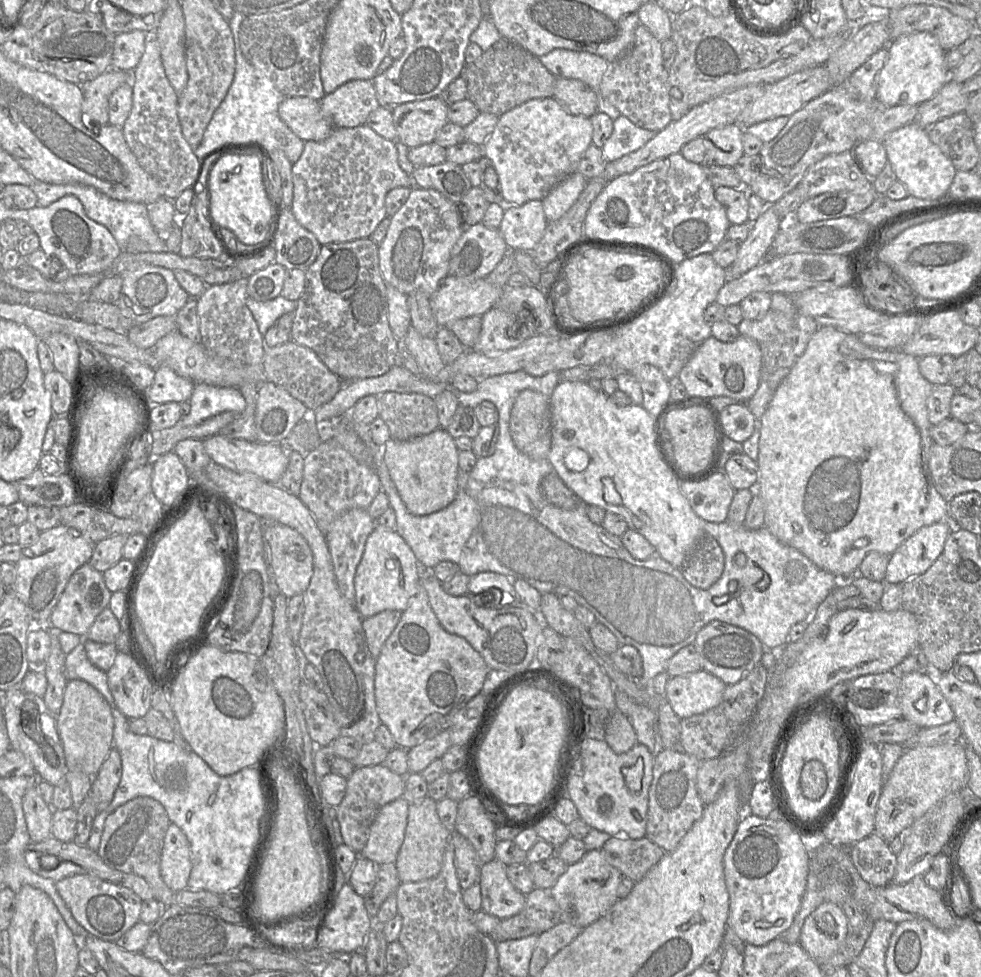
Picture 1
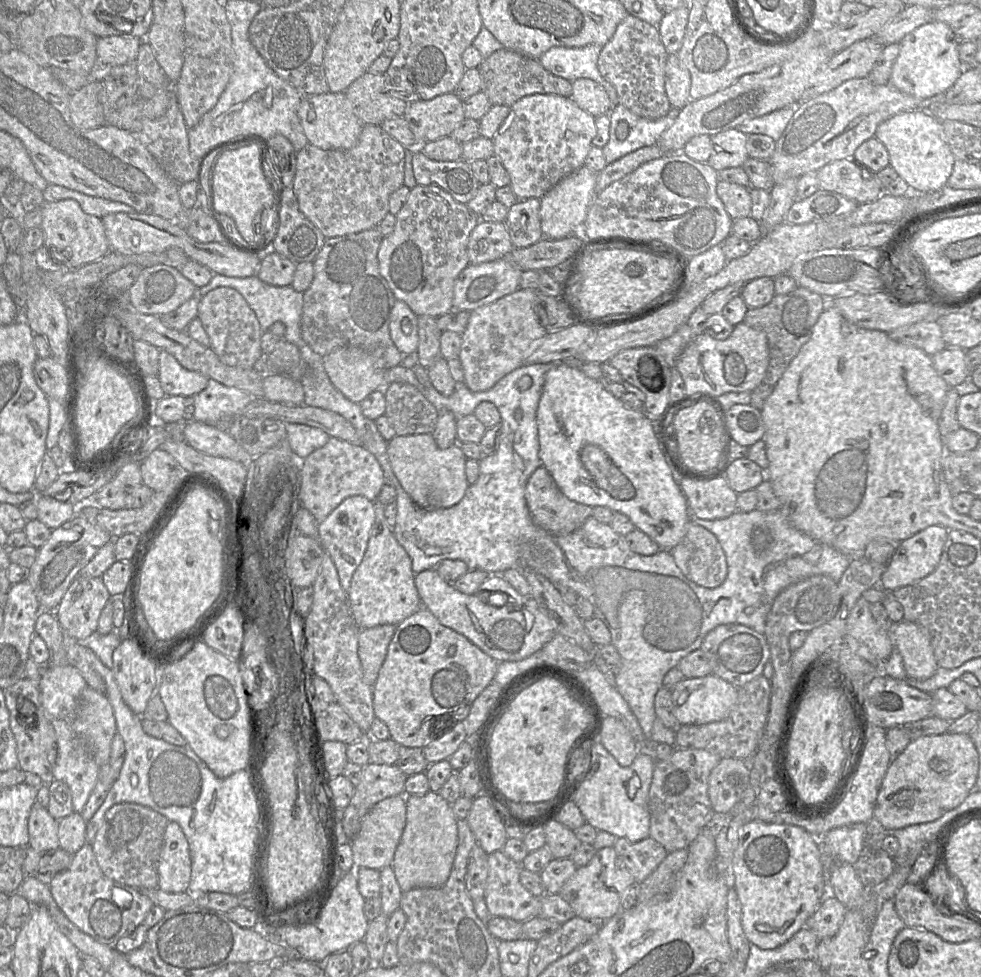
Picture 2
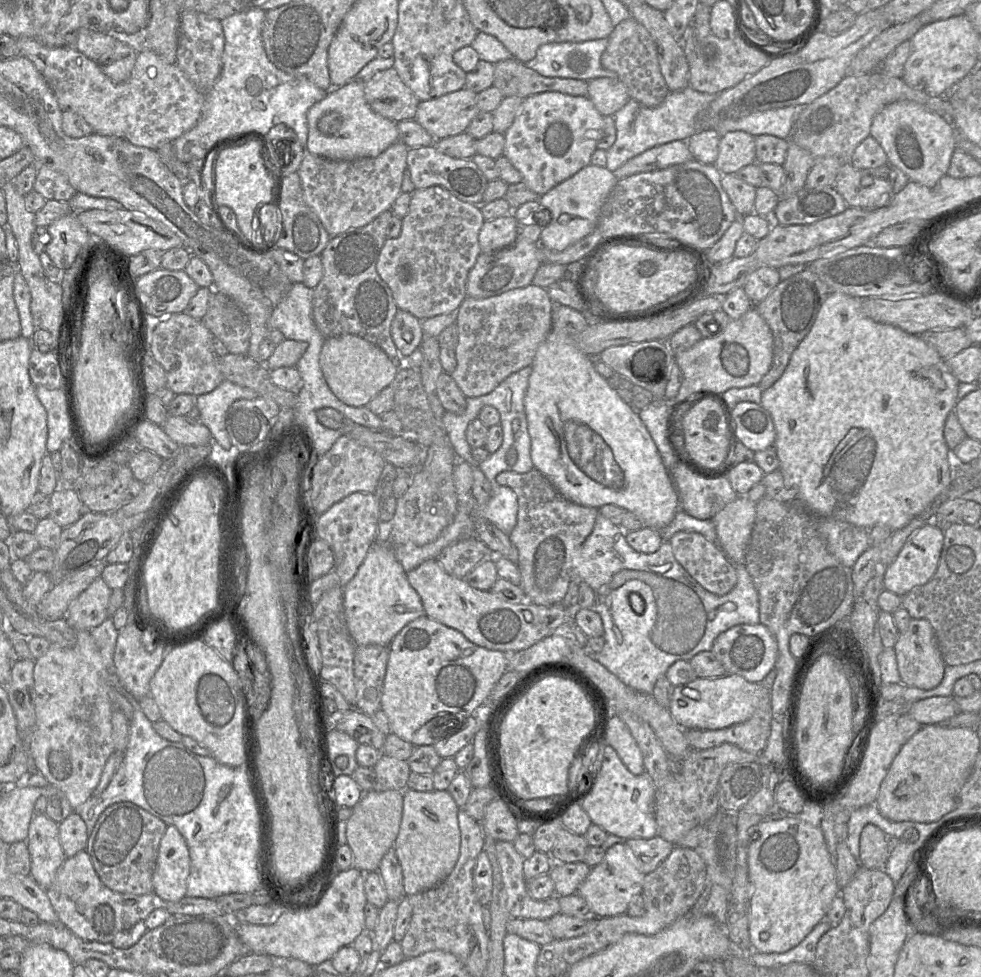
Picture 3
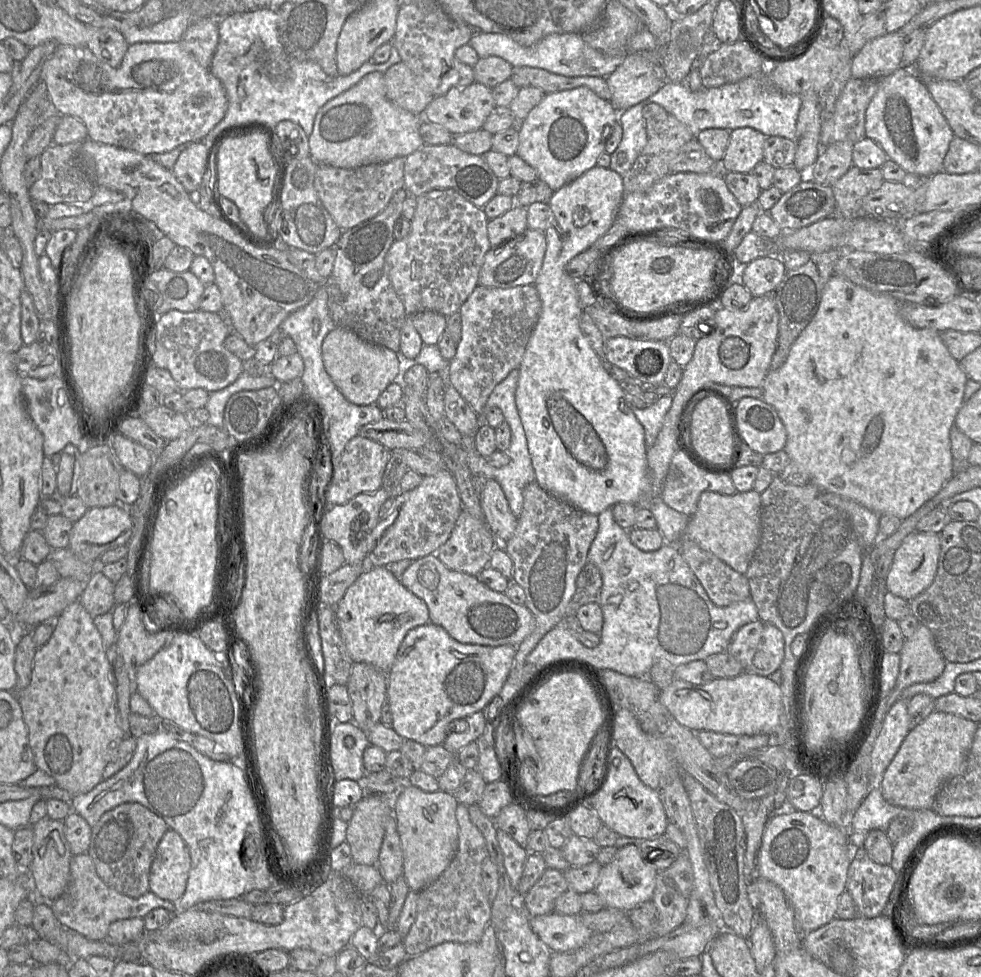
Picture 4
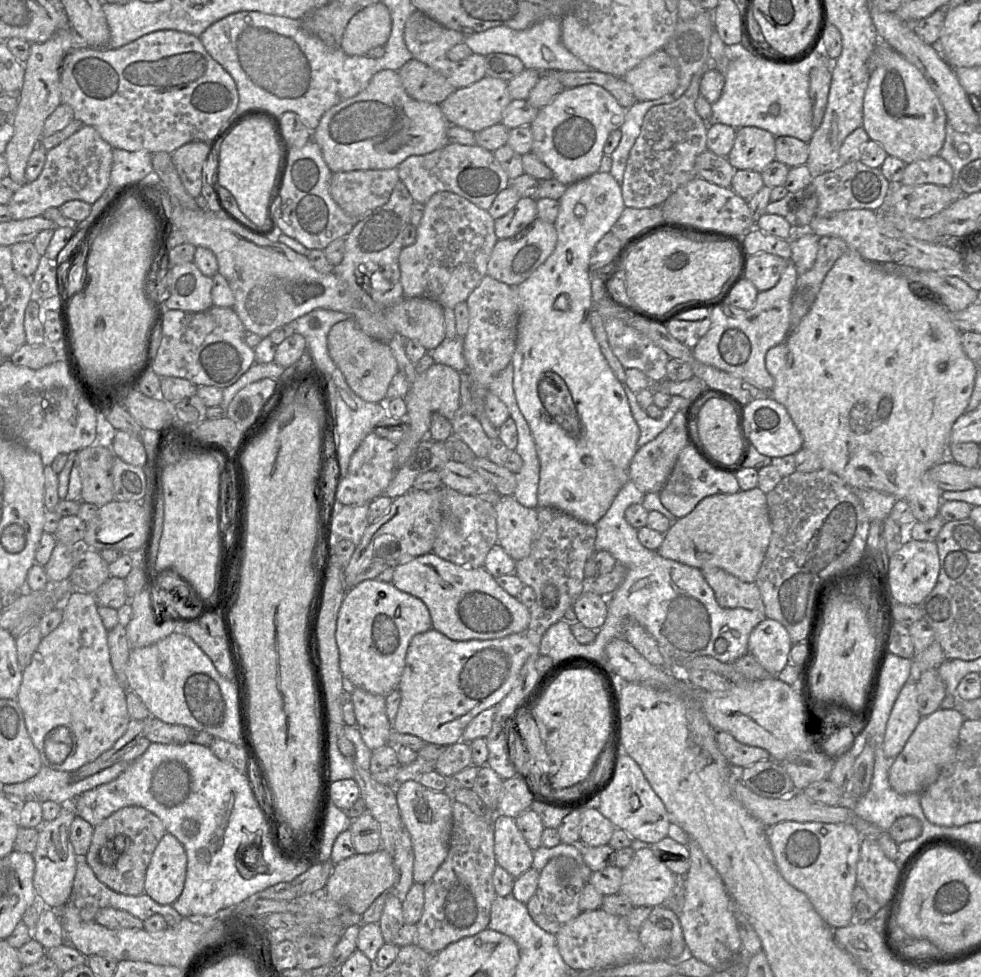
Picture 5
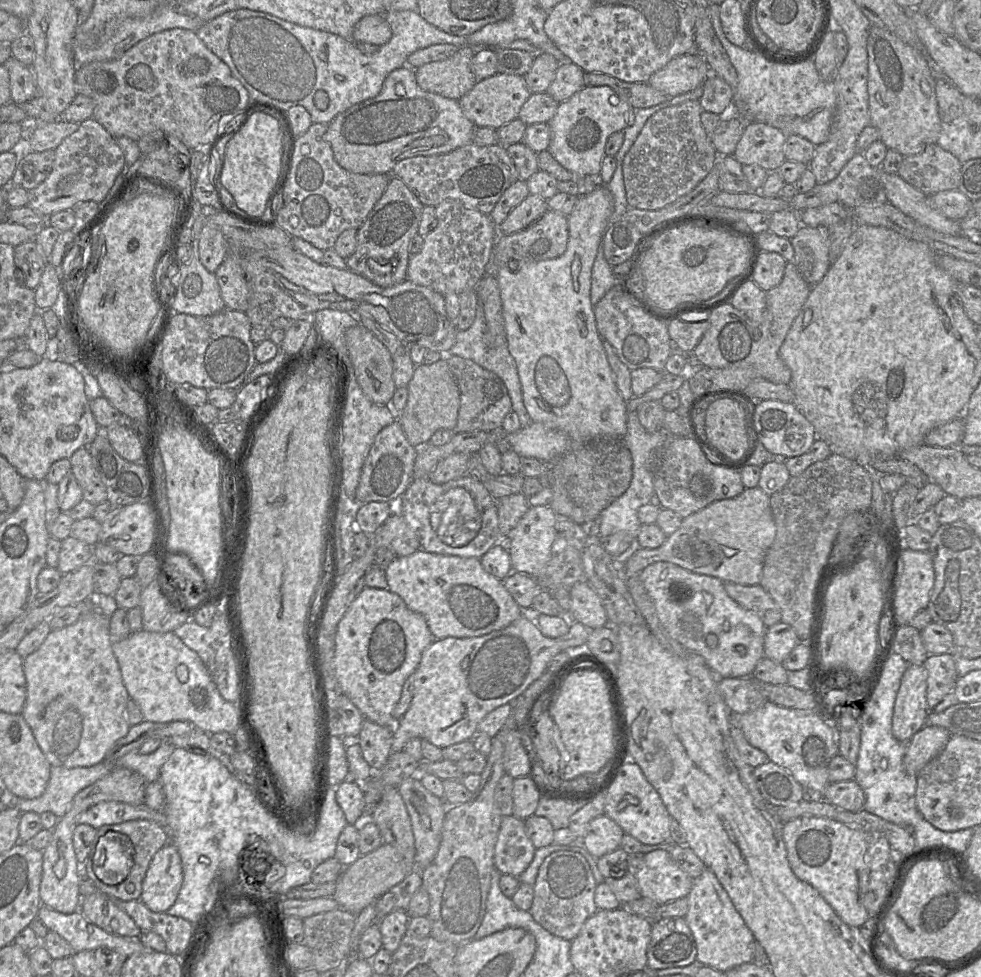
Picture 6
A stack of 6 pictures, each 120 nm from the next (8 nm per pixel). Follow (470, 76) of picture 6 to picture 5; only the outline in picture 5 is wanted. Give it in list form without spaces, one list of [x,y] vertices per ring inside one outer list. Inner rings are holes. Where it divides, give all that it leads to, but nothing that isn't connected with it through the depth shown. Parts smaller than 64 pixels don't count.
[[[416,59],[397,72],[406,93],[418,101],[440,104],[456,90],[443,75]]]

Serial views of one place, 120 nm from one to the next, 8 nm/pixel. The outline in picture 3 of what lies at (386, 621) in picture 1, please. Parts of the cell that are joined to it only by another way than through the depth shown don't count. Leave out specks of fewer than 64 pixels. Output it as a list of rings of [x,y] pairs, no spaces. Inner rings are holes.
[[[356,646],[354,654],[354,707],[372,716],[380,709],[389,646]]]

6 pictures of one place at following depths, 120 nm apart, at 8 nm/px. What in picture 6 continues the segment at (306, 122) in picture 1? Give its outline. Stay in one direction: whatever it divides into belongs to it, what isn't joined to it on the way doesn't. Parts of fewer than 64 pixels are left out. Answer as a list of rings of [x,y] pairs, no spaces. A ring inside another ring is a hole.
[[[404,66],[392,71],[384,80],[380,93],[368,100],[358,103],[339,113],[329,124],[325,134],[325,140],[330,144],[336,162],[344,169],[359,174],[391,174],[394,166],[402,159],[414,156],[432,156],[448,153],[458,147],[472,142],[475,125],[464,115],[458,100],[446,98],[436,93],[424,91],[416,81],[415,70]]]

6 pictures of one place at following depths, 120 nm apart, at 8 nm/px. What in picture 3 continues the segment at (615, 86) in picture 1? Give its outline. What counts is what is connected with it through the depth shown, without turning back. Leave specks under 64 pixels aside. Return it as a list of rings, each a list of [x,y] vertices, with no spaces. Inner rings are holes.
[[[632,17],[620,22],[609,36],[609,43],[601,56],[601,64],[618,75],[630,99],[646,107],[660,105],[669,93],[661,73],[656,44],[647,29]]]

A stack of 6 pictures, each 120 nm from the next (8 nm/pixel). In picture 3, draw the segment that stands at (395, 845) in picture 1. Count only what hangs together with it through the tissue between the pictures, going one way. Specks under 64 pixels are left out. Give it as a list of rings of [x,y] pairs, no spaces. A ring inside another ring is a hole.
[[[369,791],[364,792],[357,804],[352,808],[352,815],[346,823],[347,845],[353,852],[353,866],[363,873],[377,871],[381,859],[393,847],[400,829],[403,810],[403,791]]]

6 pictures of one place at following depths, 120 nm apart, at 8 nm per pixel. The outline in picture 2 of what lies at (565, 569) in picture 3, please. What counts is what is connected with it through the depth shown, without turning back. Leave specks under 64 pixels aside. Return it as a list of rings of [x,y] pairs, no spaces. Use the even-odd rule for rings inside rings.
[[[544,466],[537,468],[529,477],[525,487],[525,500],[532,522],[554,535],[572,533],[592,516],[593,509],[590,506],[571,501],[562,494]]]

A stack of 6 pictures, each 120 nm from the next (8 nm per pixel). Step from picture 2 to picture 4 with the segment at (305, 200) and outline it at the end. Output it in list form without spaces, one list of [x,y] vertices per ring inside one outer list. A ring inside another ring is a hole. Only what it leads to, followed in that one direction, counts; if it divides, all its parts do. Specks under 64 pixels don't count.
[[[395,157],[385,163],[363,165],[356,168],[338,168],[318,164],[314,188],[323,206],[337,226],[349,230],[383,211],[393,194],[404,188],[405,157]]]

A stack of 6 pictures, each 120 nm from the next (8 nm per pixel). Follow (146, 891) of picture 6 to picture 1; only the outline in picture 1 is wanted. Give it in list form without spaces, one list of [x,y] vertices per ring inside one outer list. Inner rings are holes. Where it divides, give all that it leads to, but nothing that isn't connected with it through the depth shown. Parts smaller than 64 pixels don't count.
[[[170,823],[161,853],[161,877],[165,884],[176,893],[187,888],[191,869],[189,841],[177,825]]]

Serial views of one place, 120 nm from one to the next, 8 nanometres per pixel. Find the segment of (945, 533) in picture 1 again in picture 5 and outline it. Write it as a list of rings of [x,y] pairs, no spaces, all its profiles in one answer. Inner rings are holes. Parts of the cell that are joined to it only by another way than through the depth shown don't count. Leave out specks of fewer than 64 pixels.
[[[910,540],[903,544],[887,561],[887,583],[895,602],[918,605],[933,590],[940,570],[936,541]]]

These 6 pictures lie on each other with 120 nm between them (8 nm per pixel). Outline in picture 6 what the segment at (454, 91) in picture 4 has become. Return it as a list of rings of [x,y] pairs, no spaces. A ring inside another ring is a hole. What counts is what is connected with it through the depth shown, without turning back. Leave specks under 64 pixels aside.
[[[497,73],[477,82],[468,93],[458,100],[458,102],[464,115],[476,127],[498,129],[518,118],[522,106],[531,94],[524,76]]]

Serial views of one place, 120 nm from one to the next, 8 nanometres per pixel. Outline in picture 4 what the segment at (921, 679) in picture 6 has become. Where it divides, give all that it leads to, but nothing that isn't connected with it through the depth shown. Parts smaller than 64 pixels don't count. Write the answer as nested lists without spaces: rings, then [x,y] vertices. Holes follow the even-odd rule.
[[[899,699],[886,715],[872,754],[872,787],[881,779],[910,732],[908,701]]]

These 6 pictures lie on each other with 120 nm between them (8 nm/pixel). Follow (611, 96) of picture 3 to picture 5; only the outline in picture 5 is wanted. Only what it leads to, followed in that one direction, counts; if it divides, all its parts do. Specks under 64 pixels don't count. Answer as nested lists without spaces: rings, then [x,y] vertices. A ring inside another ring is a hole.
[[[662,49],[643,59],[623,79],[632,87],[638,102],[656,100],[676,90],[678,65]]]

